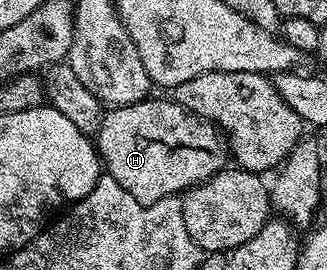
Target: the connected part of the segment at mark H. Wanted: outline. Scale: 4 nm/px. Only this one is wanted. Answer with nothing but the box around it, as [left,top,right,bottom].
[96,97,228,207]

